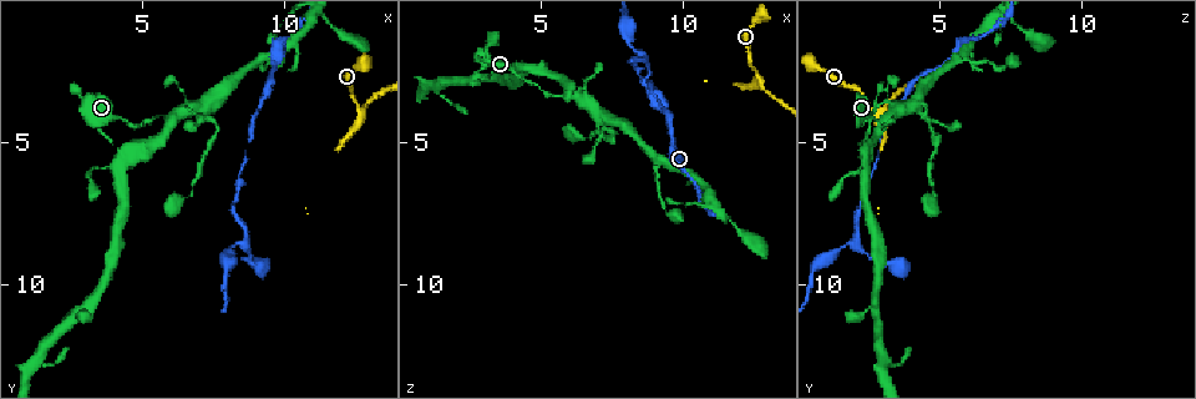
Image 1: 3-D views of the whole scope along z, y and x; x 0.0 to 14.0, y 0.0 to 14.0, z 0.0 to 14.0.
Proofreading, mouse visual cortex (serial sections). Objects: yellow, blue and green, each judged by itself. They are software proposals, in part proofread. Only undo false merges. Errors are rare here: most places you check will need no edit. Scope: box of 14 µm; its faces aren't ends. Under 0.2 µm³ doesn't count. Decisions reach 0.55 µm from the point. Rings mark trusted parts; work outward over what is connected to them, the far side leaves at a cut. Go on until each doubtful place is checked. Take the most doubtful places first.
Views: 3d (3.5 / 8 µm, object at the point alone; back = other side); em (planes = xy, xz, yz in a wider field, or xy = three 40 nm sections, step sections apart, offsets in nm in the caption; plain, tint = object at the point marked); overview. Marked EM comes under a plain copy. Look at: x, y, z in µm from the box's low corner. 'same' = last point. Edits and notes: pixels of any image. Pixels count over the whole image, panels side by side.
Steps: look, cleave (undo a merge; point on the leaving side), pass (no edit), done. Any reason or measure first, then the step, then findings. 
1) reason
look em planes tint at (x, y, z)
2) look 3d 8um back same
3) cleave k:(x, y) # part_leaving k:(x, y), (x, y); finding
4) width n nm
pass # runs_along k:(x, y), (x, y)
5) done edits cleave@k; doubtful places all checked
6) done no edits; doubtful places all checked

abrupt turn
look 3d 3.5um at (12.6, 4.0, 2.8)

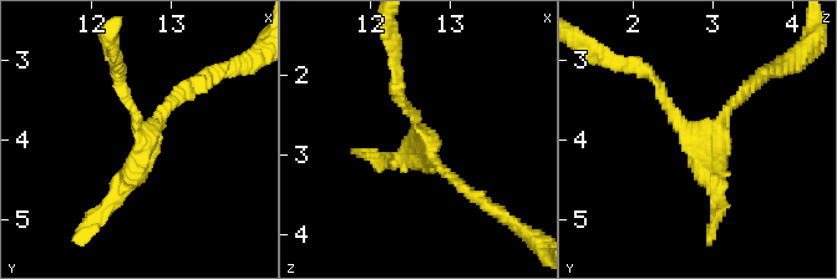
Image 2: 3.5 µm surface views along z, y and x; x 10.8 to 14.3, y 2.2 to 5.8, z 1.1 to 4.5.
look em xy step 1 tint at (12.65, 4.00, 2.70)

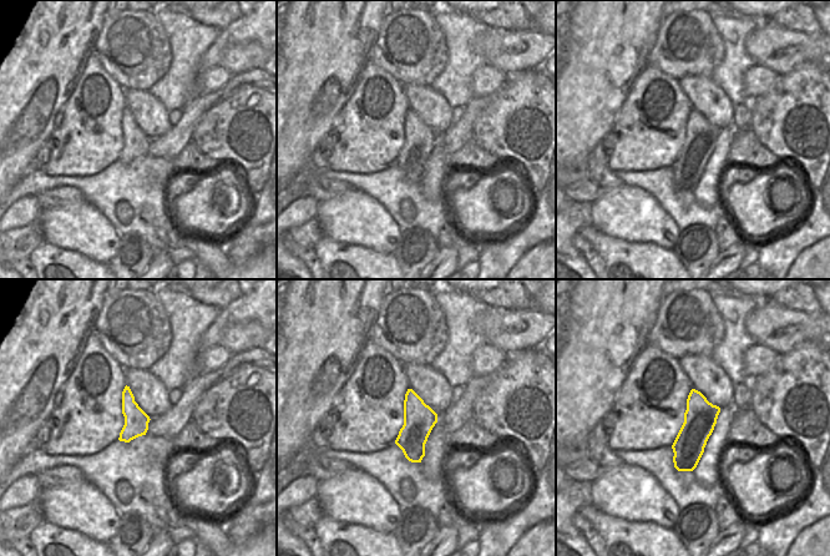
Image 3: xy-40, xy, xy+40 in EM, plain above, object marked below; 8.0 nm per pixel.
look em planes tint same

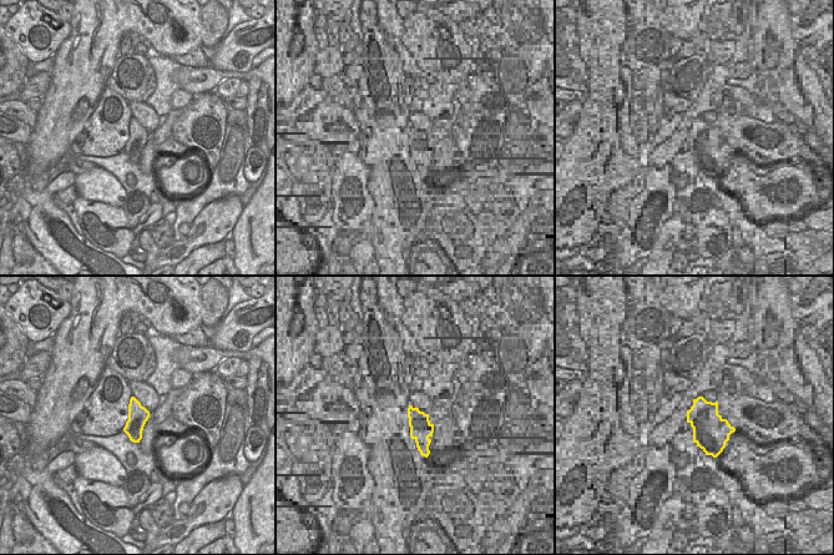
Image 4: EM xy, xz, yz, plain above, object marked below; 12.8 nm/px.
pass # runs_along 2:(399, 92), (430, 157), (460, 186); continuous, no second cell

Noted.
sharp bend
look 3d 3.5um back at (8.7, 8.4, 2.1)

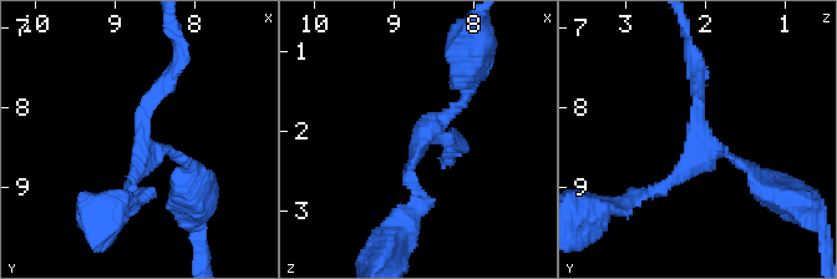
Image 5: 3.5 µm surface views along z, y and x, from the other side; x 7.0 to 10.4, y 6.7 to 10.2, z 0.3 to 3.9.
arms 3; arm_widths 150, 150, 150 nm; now the EM
look em xy step 2 tint at (8.65, 8.45, 2.10)

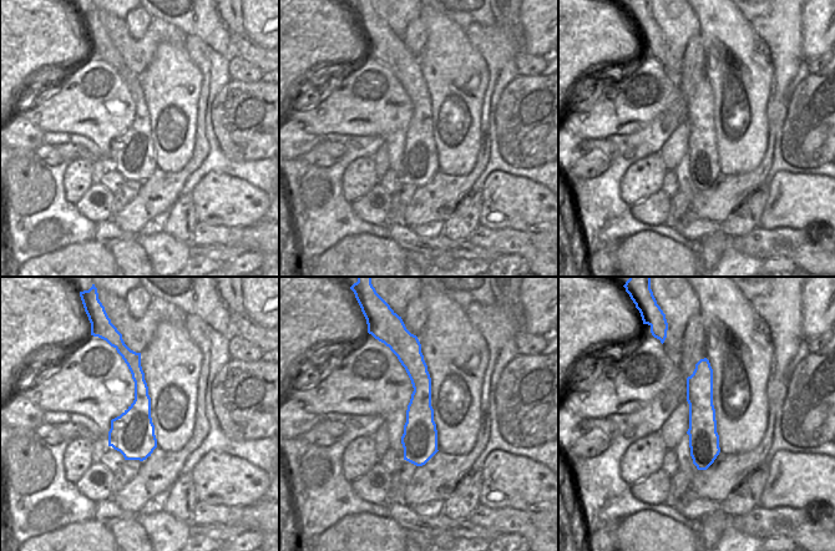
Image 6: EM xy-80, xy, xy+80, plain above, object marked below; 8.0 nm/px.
pass # all the same cell

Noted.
narrows sharply
look 3d 3.5um at (5.9, 4.1, 3.3)

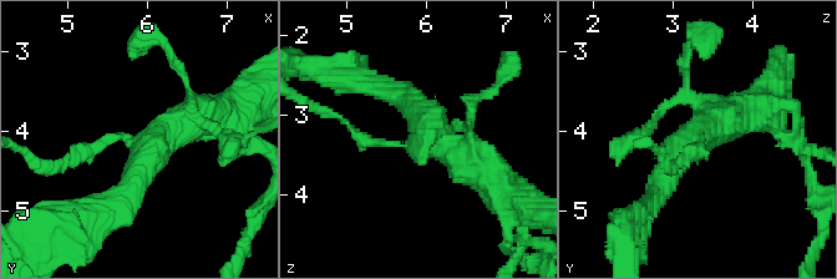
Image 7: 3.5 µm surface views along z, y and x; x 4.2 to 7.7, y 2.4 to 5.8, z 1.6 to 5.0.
arms 3; arm_widths 150, 350, 450 nm
look em xy step 2 tint at (6.05, 4.15, 3.20)

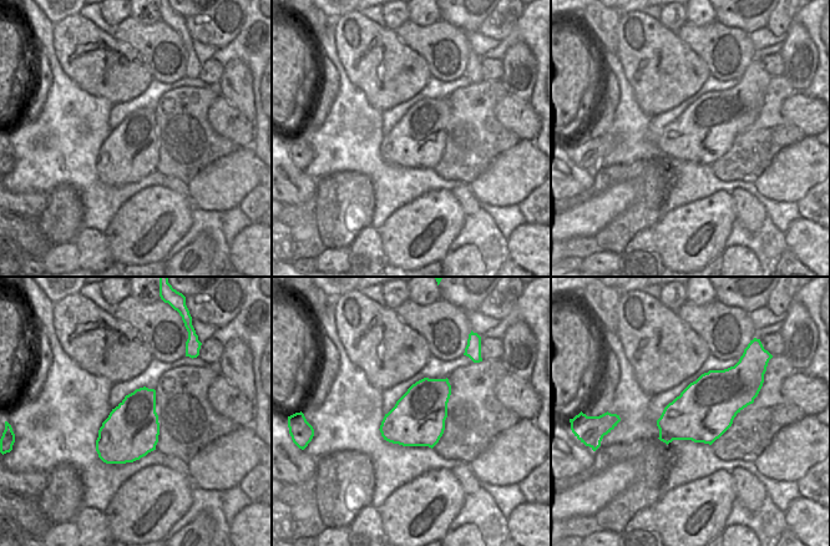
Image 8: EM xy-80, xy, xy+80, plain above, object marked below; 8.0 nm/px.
pass # all the same cell

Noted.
done no edits; doubtful places all checked

